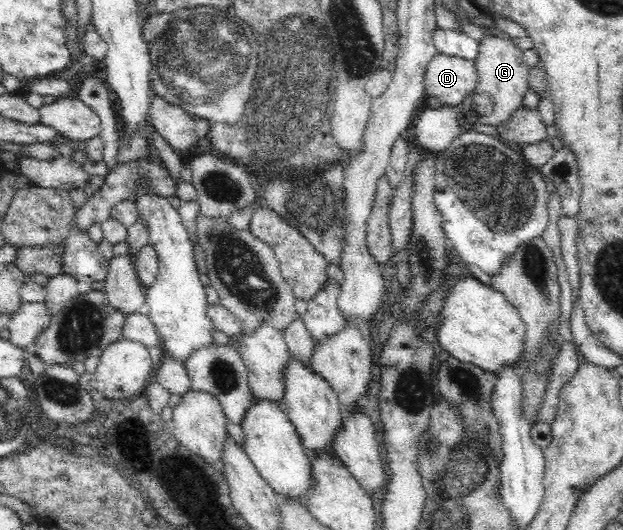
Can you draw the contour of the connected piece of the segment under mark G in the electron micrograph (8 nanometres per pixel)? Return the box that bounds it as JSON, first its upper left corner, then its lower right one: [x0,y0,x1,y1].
[458,34,532,125]

